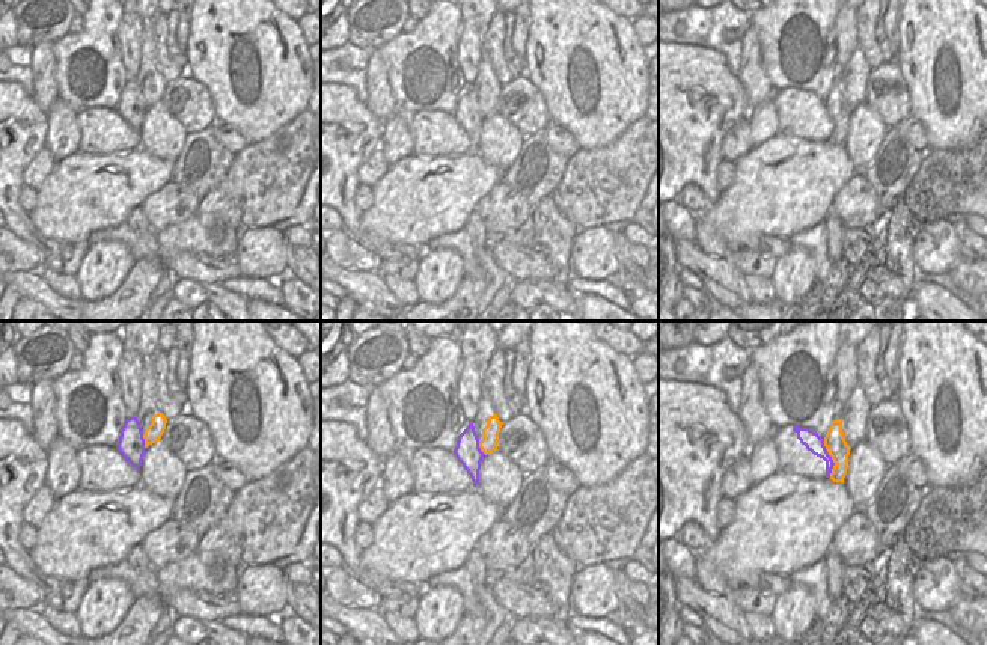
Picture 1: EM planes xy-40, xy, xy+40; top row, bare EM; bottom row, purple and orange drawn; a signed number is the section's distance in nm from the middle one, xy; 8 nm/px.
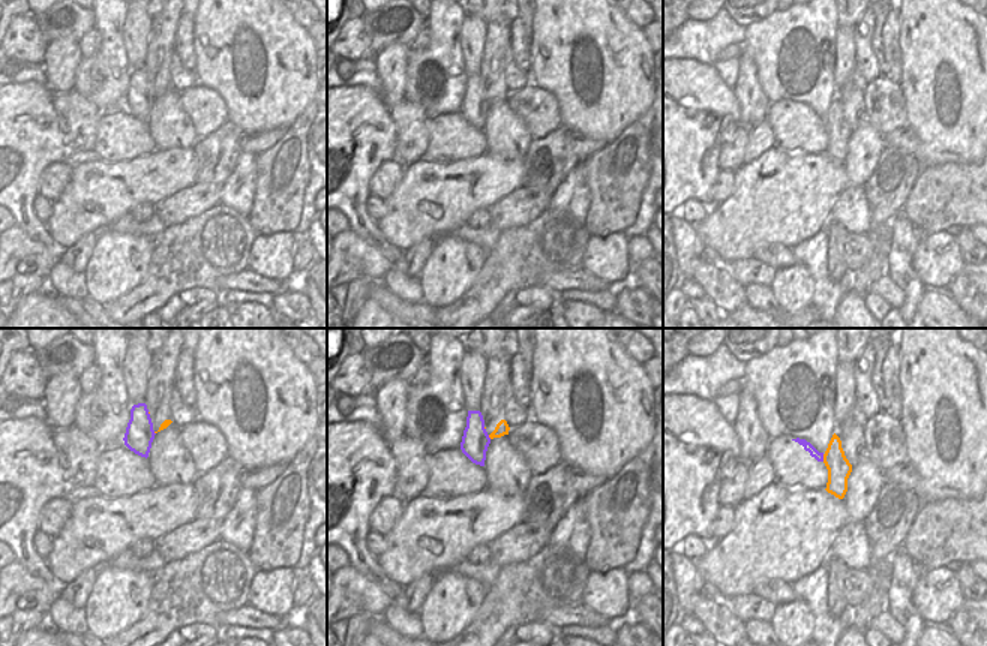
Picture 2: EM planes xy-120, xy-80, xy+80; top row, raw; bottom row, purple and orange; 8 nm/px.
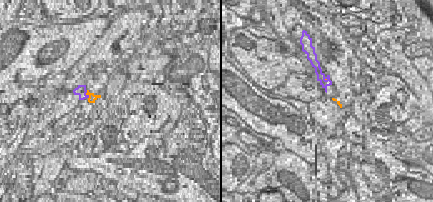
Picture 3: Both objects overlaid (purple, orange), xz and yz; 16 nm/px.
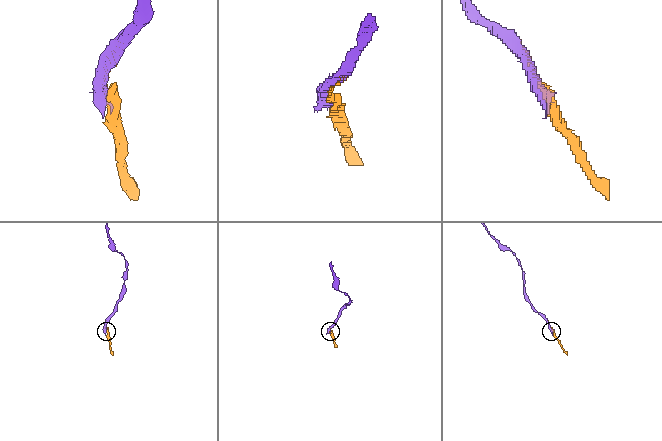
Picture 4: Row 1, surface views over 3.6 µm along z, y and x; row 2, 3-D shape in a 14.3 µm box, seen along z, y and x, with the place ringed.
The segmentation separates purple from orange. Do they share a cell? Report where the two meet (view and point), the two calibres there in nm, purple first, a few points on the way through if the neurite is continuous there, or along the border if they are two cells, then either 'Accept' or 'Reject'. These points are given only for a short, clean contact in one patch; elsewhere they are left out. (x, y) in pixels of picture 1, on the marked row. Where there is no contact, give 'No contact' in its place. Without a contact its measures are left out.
Touches purple at xy+40 (831, 458). Thickness 140 nm (purple) against 170 nm. Accept.

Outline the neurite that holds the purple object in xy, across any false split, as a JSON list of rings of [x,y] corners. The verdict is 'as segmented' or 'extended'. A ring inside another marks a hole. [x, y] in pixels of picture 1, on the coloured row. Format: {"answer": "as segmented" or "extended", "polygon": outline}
{"answer": "extended", "polygon": [[[493,414],[487,420],[487,426],[482,429],[481,440],[475,431],[475,423],[469,423],[469,426],[458,436],[454,454],[470,475],[473,487],[479,482],[482,458],[493,451],[499,451],[497,440],[502,425],[503,422],[499,420],[497,414]]]}

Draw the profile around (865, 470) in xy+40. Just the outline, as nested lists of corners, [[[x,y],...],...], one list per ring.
[[[866,442],[859,443],[853,457],[848,458],[844,485],[856,512],[863,514],[866,511],[886,473],[886,466],[879,451],[872,449]]]

